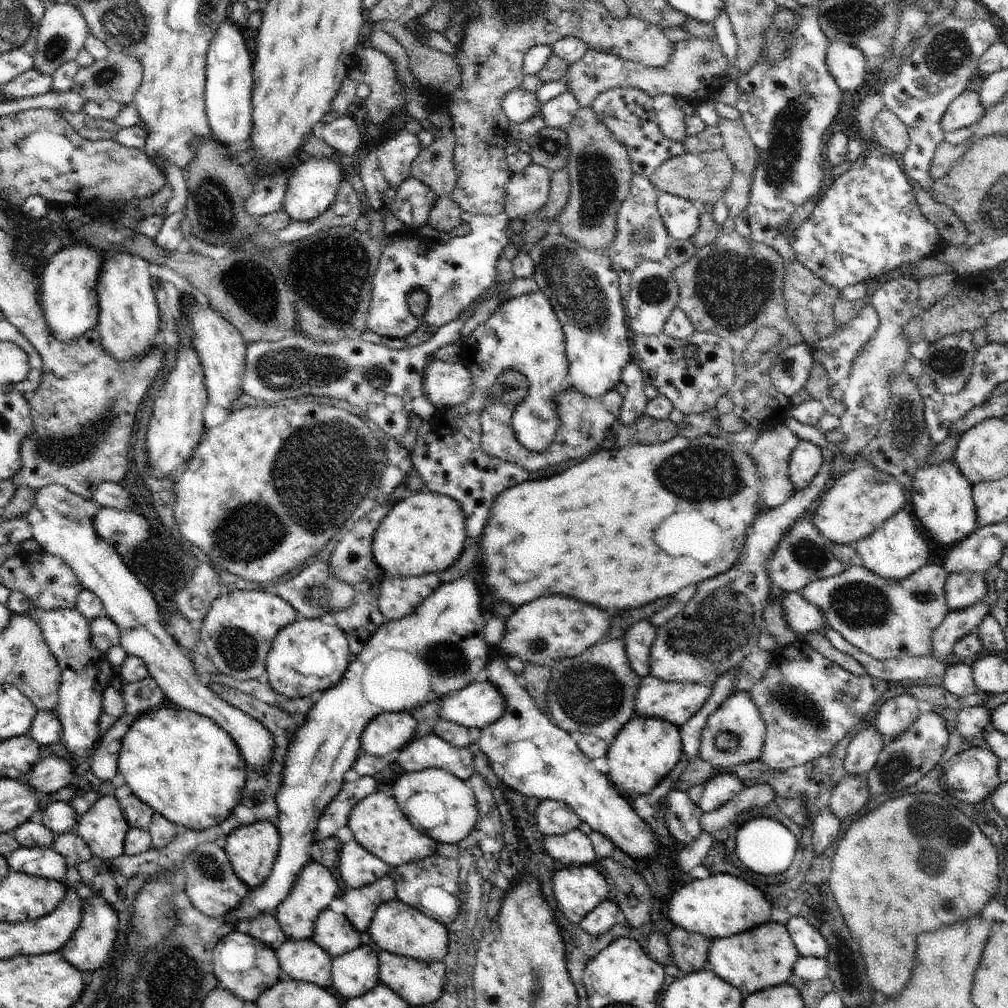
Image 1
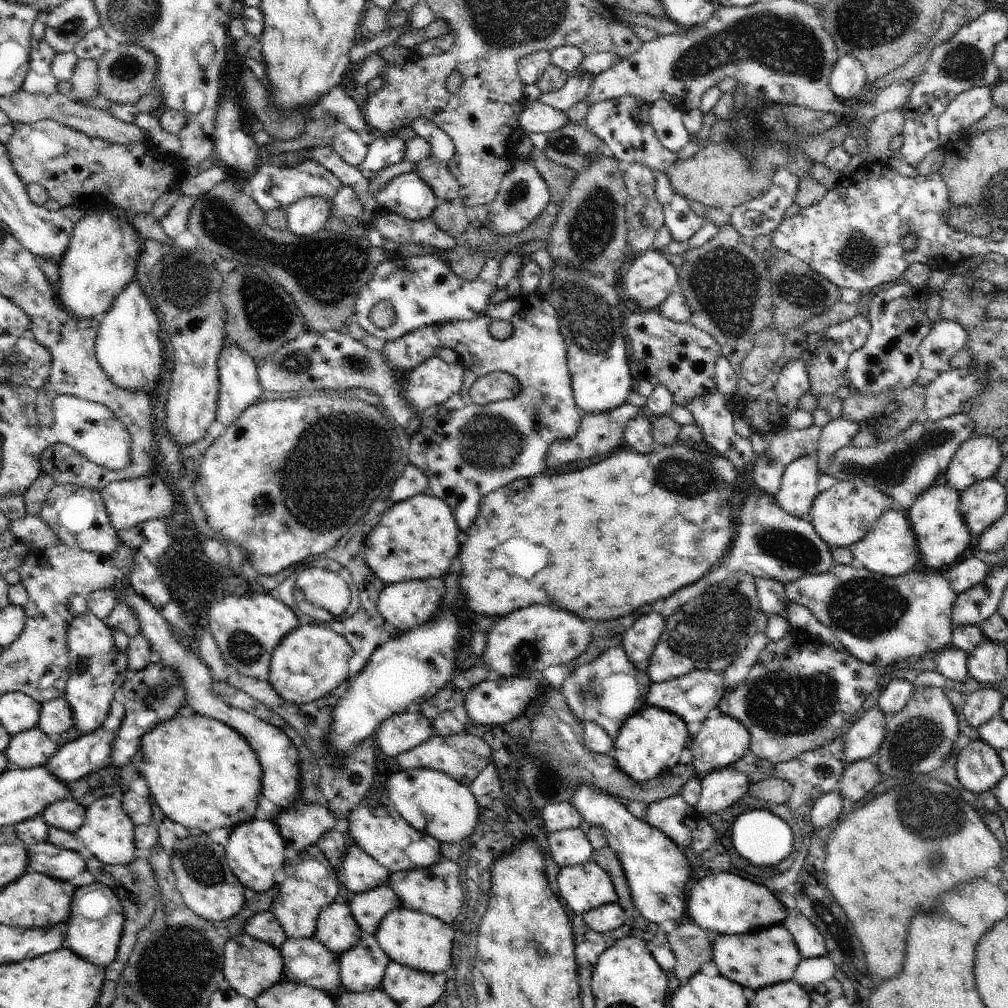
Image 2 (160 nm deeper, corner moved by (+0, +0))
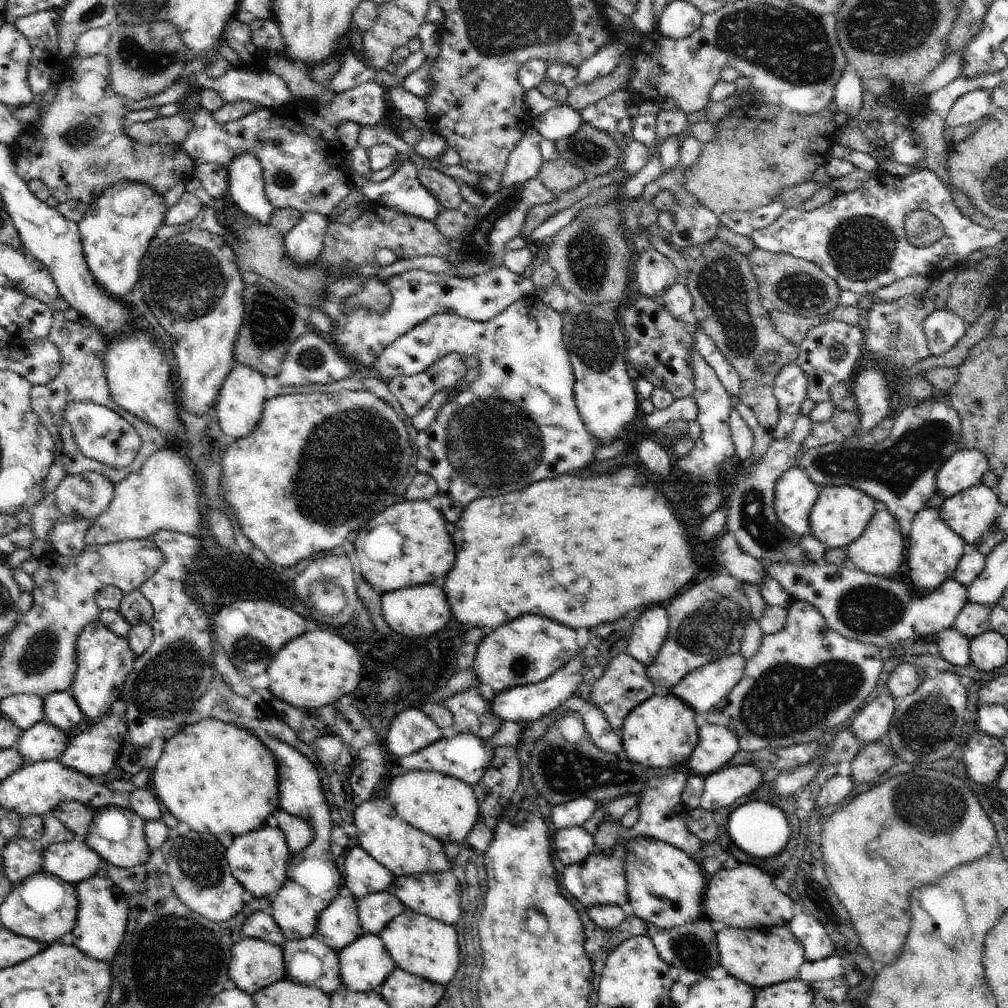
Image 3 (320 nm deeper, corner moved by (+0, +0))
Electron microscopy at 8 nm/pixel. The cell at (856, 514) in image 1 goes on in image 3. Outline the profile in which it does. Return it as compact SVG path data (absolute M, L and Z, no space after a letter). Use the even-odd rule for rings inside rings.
M824 486L811 509L809 526L812 535L830 549L848 547L862 536L876 512L876 500L852 486Z

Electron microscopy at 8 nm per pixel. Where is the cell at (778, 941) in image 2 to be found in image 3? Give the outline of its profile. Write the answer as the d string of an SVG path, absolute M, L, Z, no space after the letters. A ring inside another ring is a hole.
M787 925L763 929L718 927L716 944L719 948L719 964L726 968L727 974L749 984L752 988L761 989L782 981L796 980L799 978L800 967L806 962L802 943L788 930Z

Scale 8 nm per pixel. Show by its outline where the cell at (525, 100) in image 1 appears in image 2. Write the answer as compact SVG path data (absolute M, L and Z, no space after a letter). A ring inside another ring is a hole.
M530 101L522 104L522 112L518 118L519 126L525 133L542 133L546 136L556 132L569 123L567 114L558 112L542 102Z

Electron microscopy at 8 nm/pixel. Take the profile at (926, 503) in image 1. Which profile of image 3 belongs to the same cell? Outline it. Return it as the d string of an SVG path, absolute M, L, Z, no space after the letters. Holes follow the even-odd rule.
M927 506L922 508L912 520L907 540L907 581L914 584L914 589L921 592L936 590L944 580L949 580L954 575L960 560L968 549L970 547L962 540L962 536L958 536L954 530L948 528L948 524L944 524L944 520L940 518L940 508Z

